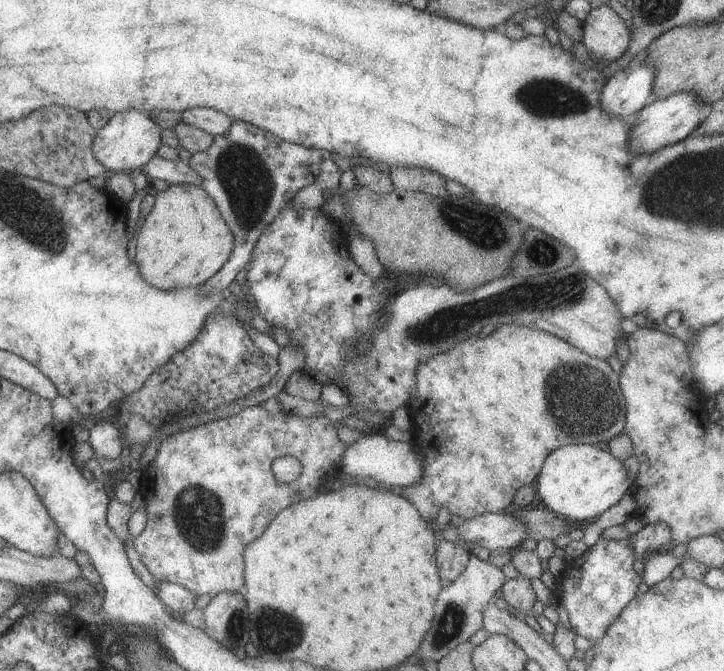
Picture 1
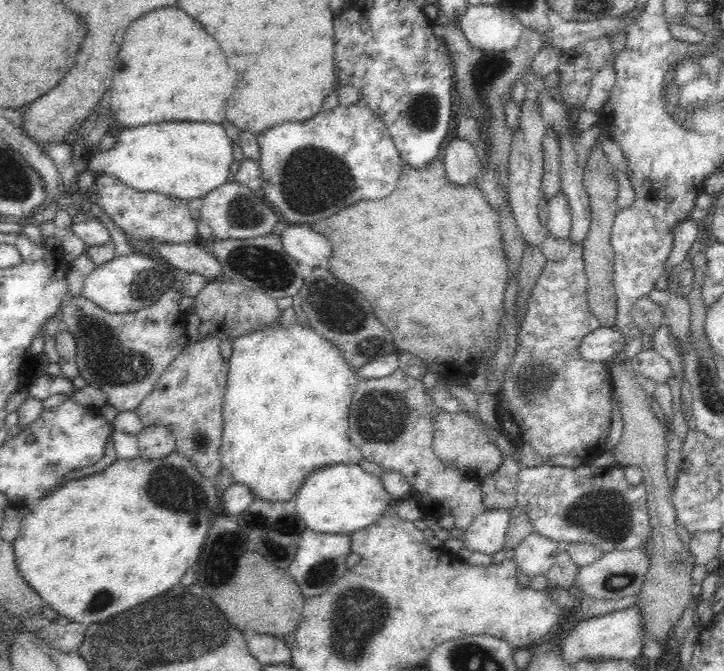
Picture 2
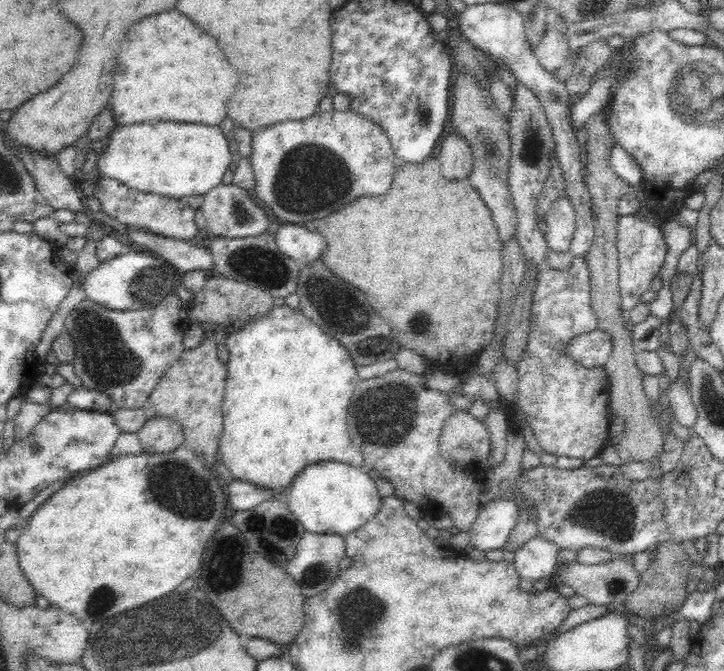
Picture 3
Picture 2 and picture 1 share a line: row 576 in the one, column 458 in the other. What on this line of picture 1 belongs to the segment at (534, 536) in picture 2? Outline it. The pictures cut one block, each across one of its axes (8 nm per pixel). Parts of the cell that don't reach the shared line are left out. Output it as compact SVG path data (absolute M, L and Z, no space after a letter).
M483 513L465 520L465 524L457 529L465 540L469 550L472 544L487 550L505 549L513 552L519 548L525 538L529 538L527 527L521 519L511 514Z

